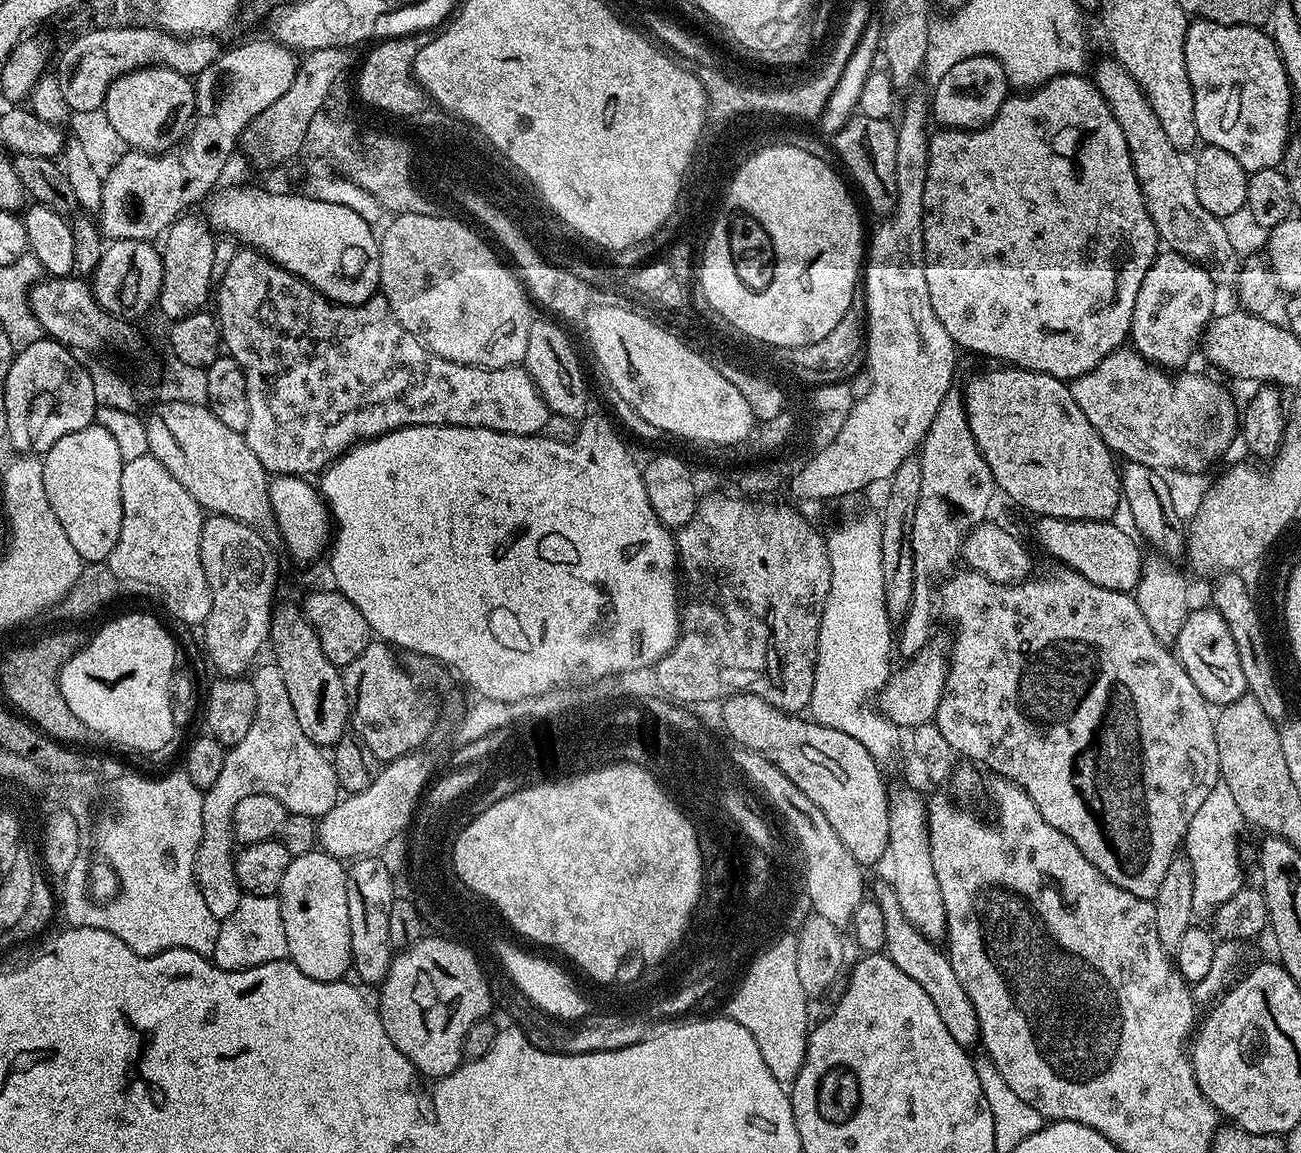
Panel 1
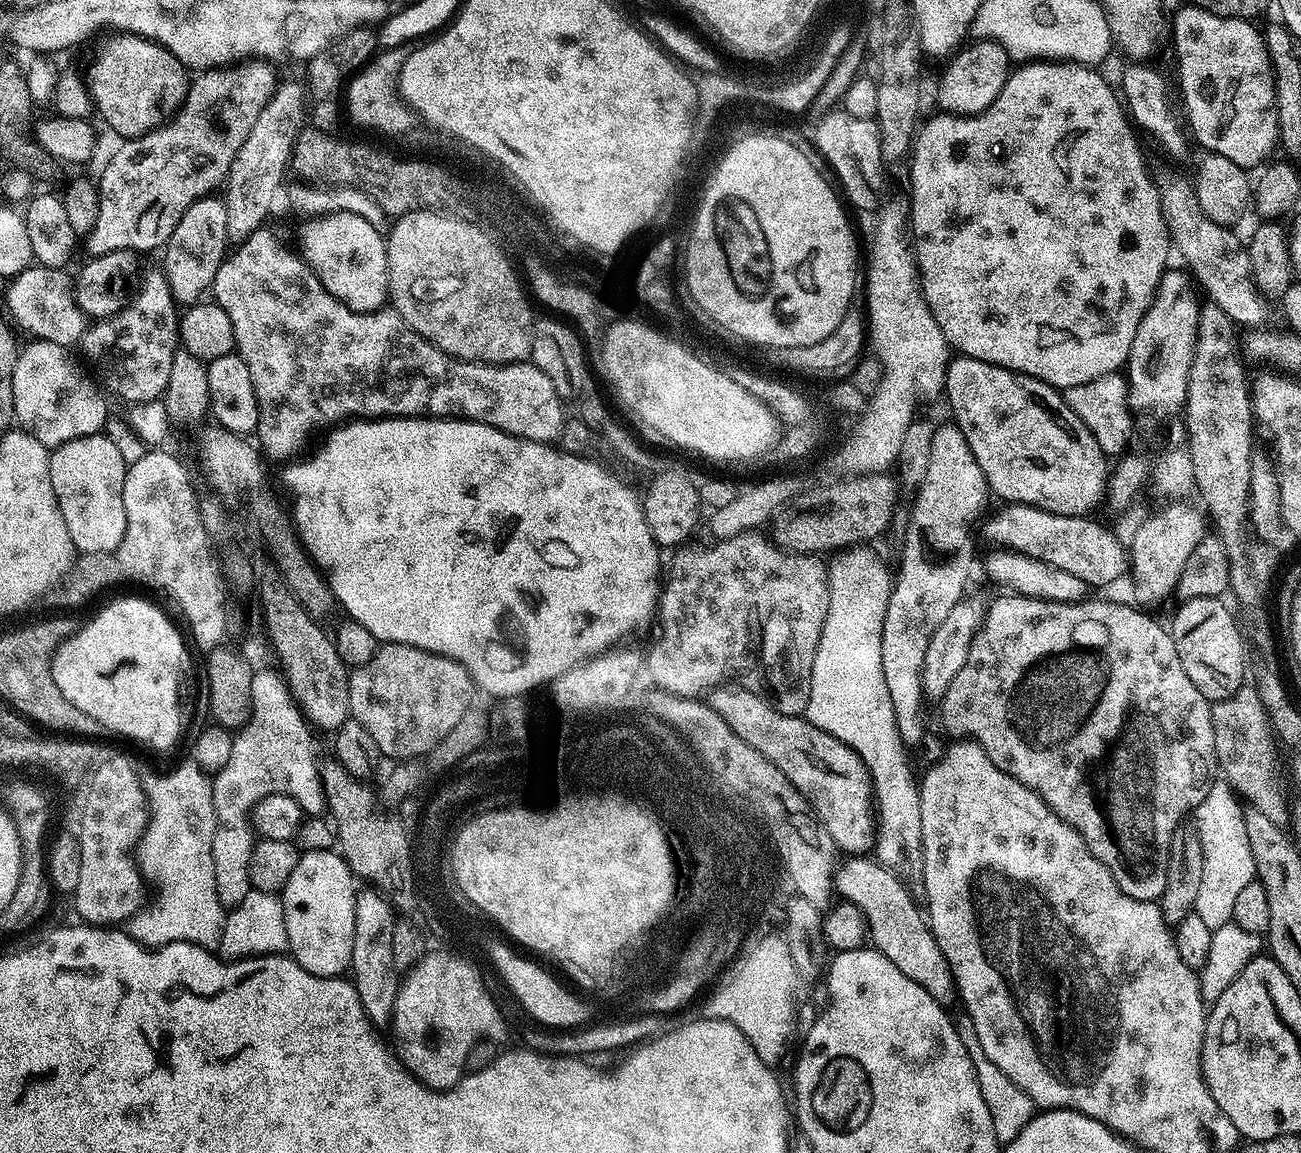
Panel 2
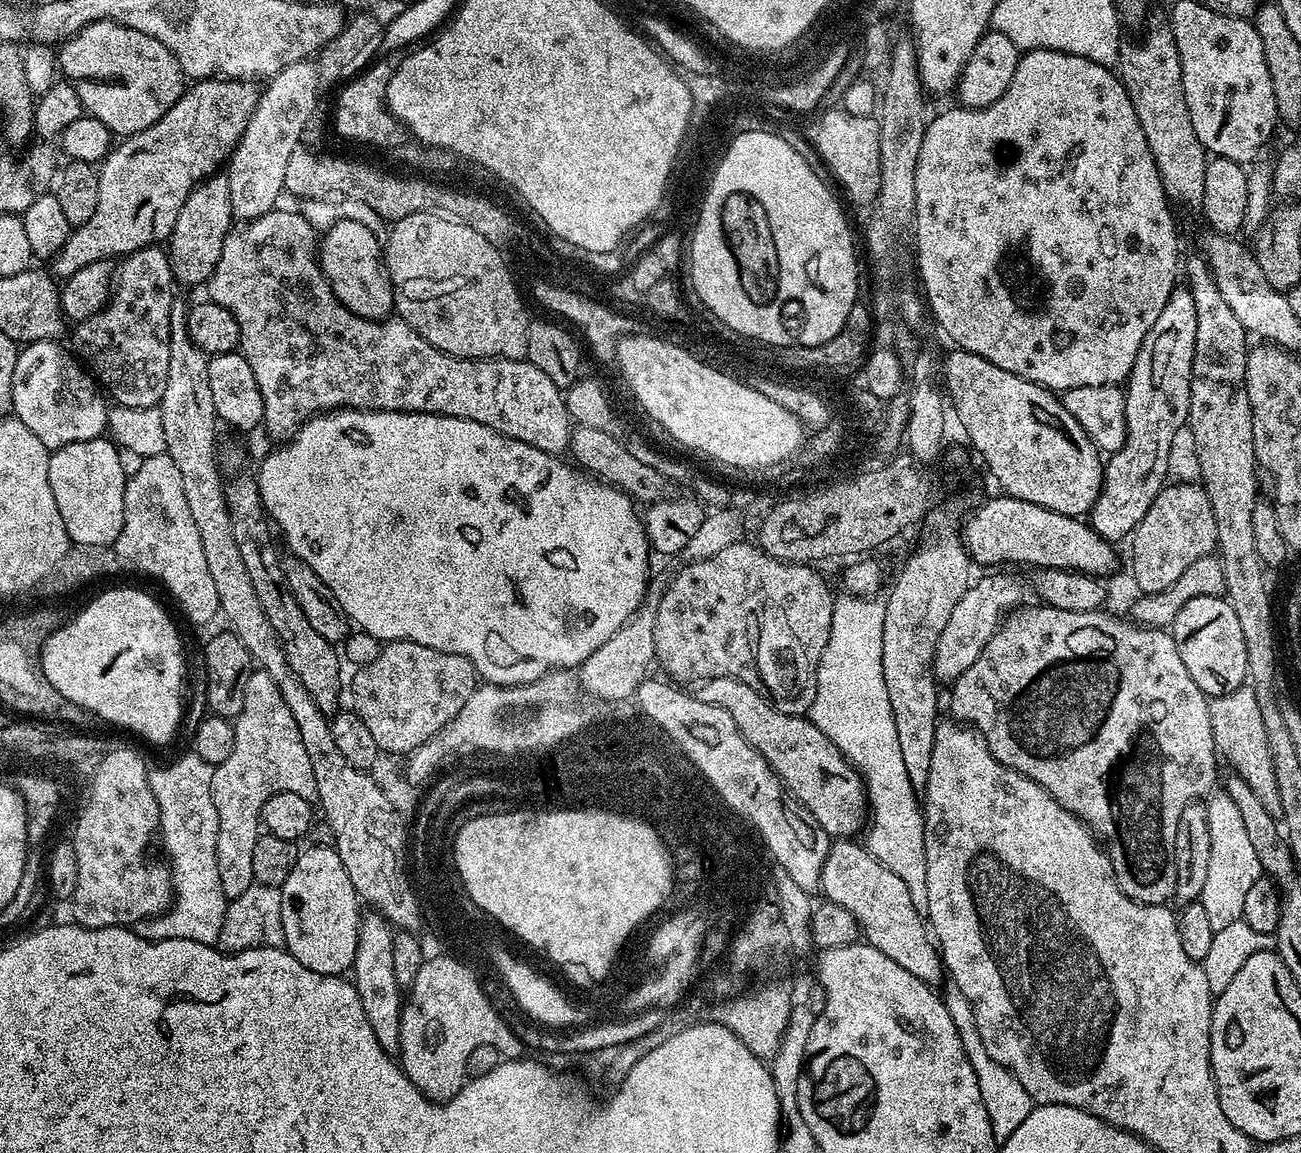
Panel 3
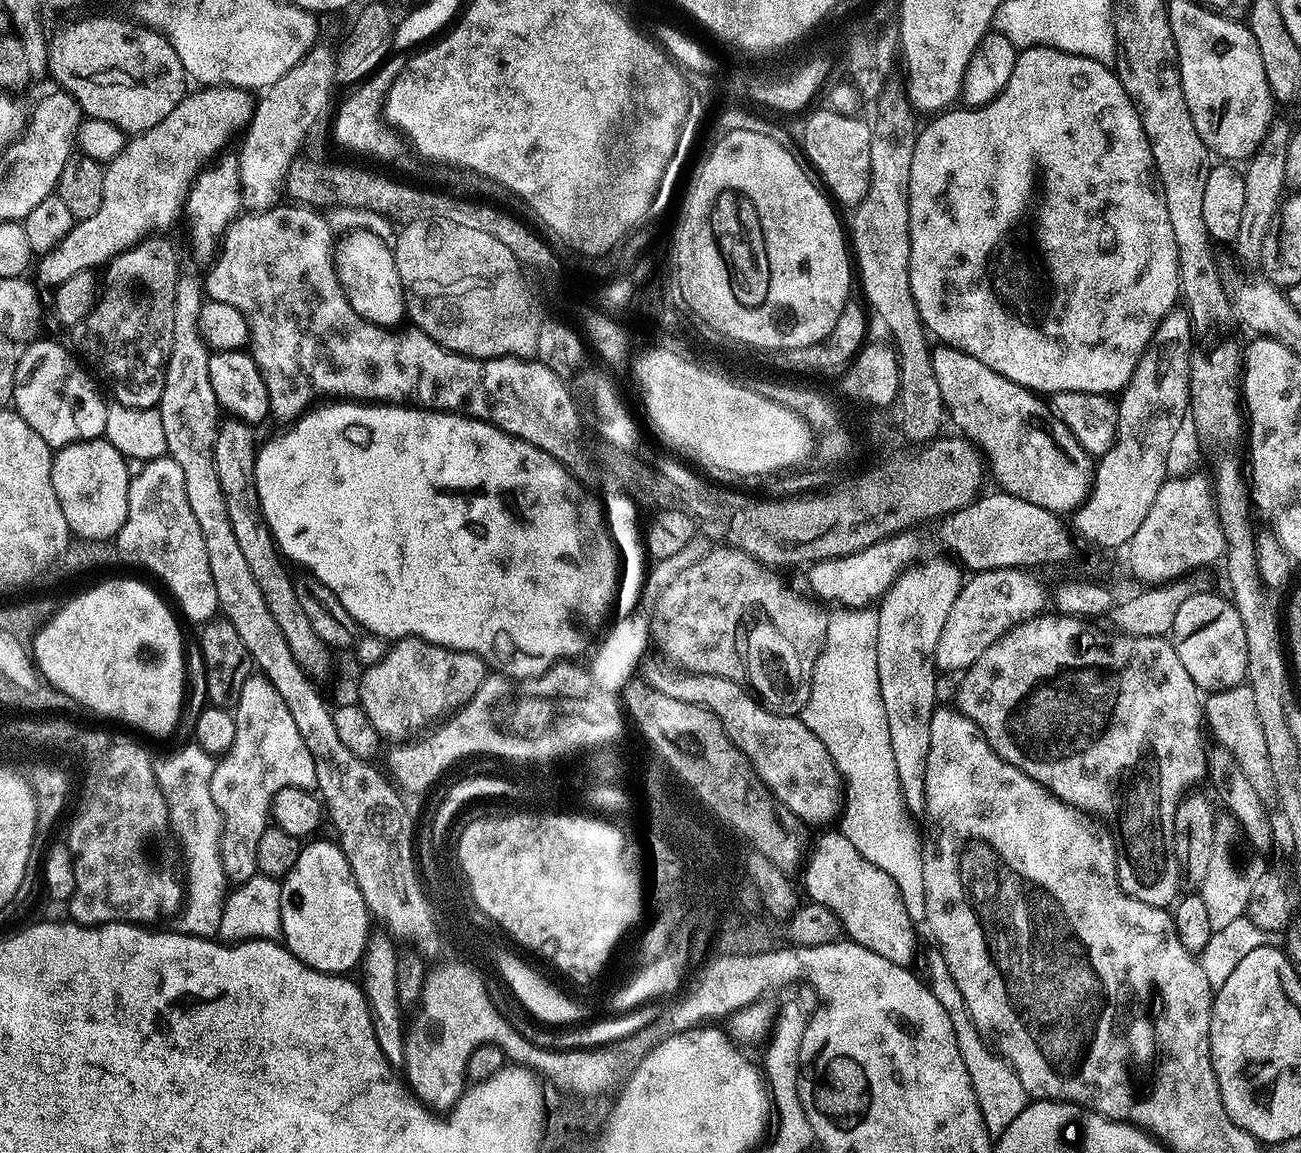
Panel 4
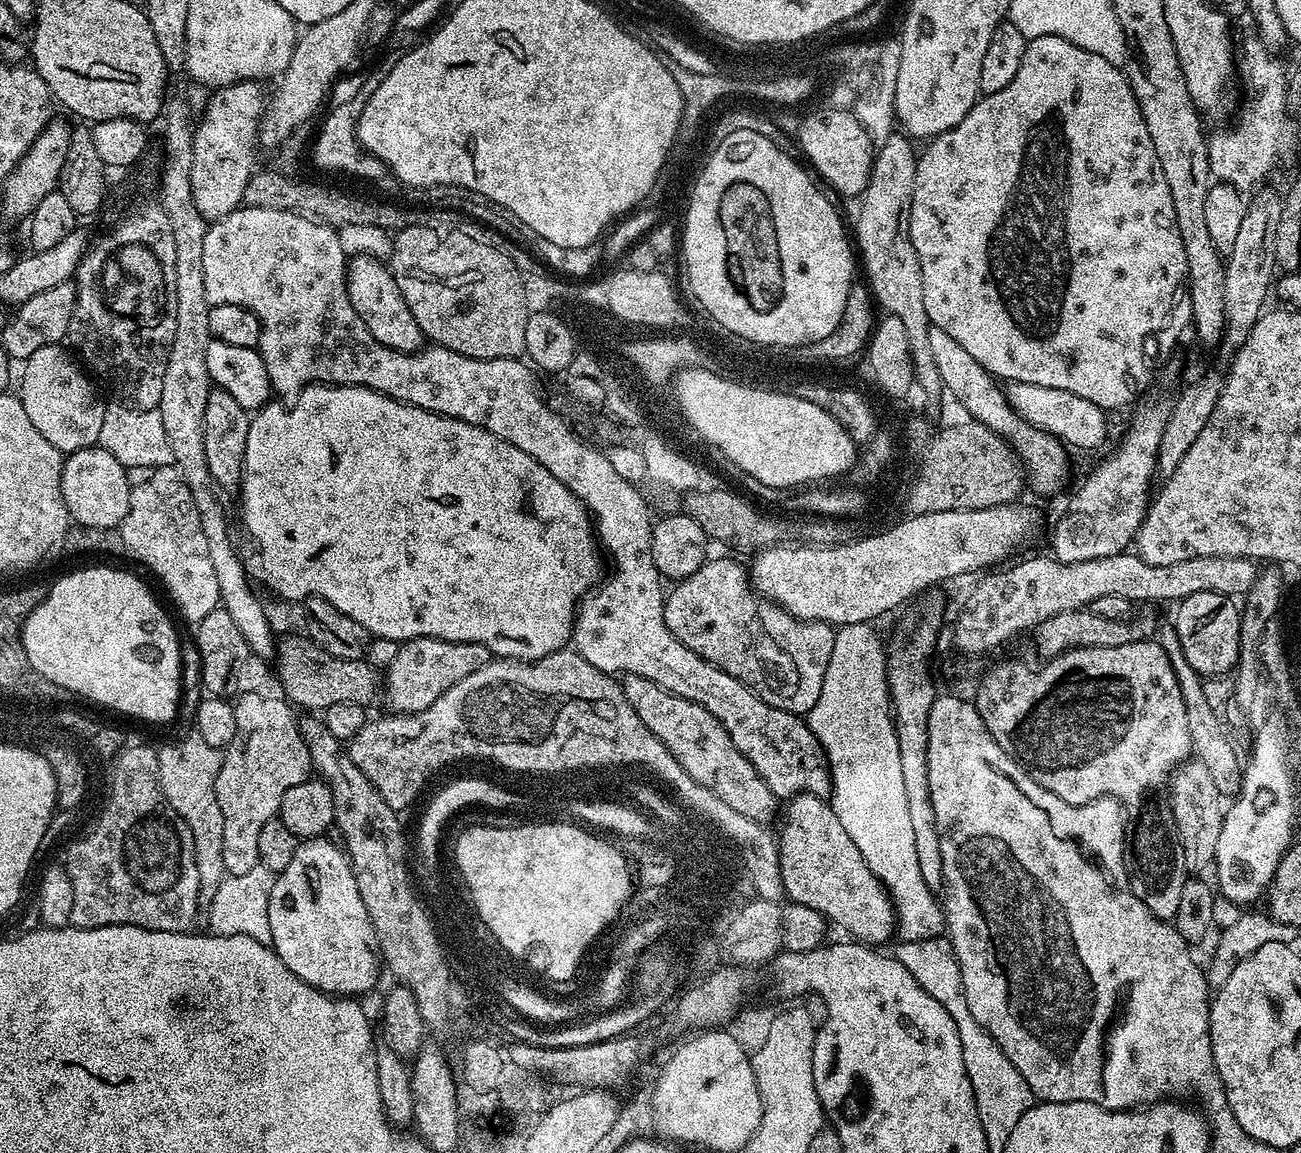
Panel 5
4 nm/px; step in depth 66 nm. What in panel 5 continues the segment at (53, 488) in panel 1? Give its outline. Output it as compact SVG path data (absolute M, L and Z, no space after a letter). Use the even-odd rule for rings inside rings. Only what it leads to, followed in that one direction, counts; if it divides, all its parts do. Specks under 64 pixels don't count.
M102 447L67 453L64 456L60 485L68 515L76 524L119 529L120 523L126 518L126 510L130 510L133 485L128 482L128 469Z

